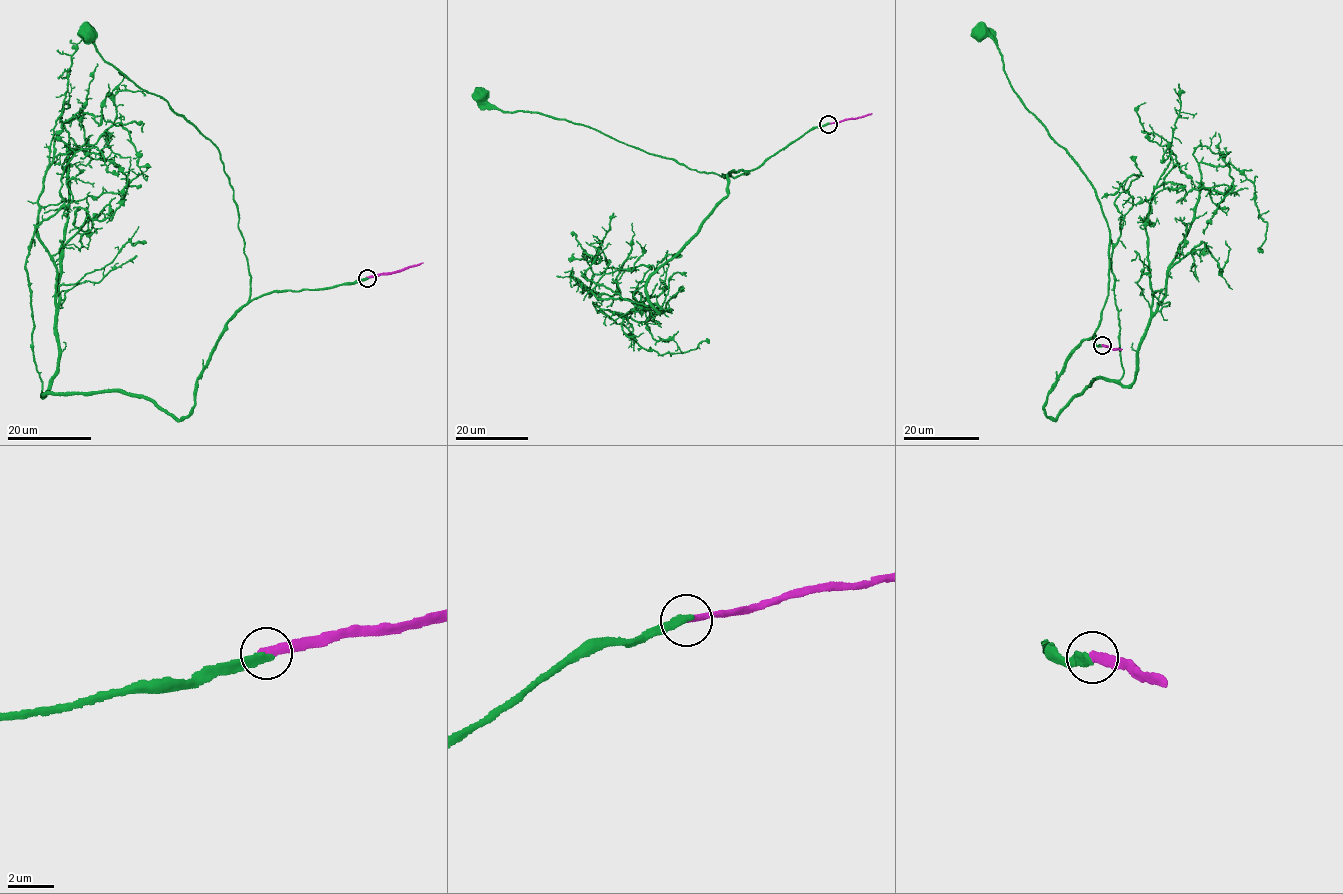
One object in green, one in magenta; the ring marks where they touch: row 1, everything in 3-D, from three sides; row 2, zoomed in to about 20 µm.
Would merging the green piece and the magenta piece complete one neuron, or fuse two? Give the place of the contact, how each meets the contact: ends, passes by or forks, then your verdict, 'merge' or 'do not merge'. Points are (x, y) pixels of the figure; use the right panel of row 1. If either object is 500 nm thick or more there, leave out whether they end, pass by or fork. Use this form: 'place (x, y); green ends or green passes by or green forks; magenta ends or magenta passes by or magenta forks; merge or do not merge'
place (1102, 345); green ends; magenta ends; do not merge

